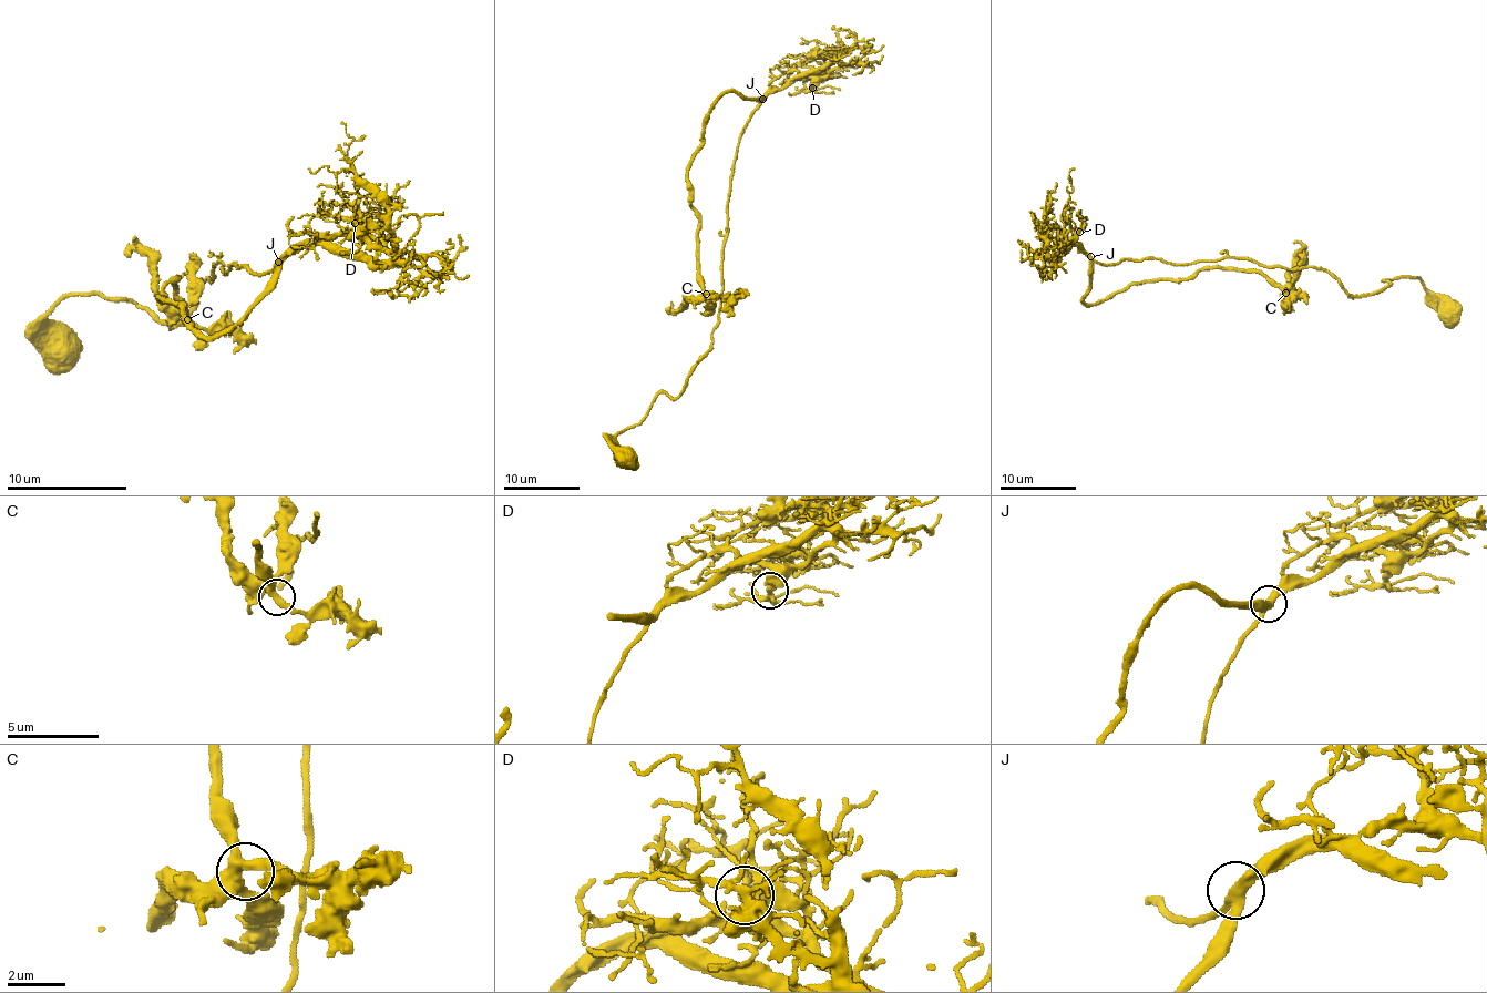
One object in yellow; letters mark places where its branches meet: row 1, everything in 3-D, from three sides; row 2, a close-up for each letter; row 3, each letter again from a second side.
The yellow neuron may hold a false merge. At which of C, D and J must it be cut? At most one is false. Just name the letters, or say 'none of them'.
none of them

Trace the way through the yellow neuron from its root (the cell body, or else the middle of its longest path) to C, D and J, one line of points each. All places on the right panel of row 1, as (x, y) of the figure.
C: (1141, 258), (1094, 263), (1083, 300), (1096, 304), (1134, 284), (1186, 279), (1210, 266), (1261, 270), (1285, 293)
D: (1141, 258), (1100, 264), (1067, 239), (1079, 232)
J: (1141, 258), (1100, 264), (1090, 257)

